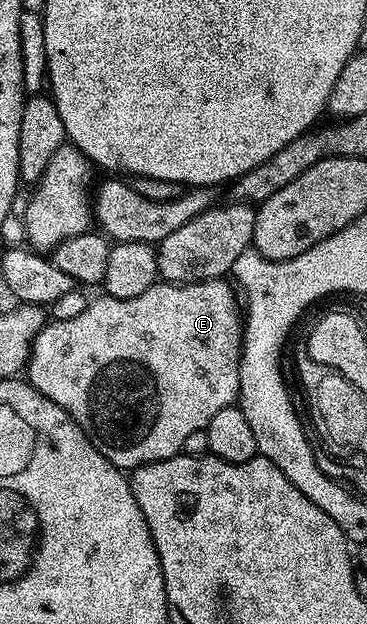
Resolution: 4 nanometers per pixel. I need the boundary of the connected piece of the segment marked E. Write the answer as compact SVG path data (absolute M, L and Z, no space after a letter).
M227 279L214 281L189 281L186 283L157 283L149 287L149 291L137 295L133 299L117 299L99 295L99 298L88 300L85 311L73 319L64 321L48 320L37 335L31 348L31 358L27 360L26 380L31 382L35 392L53 399L57 407L61 407L85 431L85 435L95 444L96 450L105 455L118 469L130 471L138 465L147 465L151 461L164 461L183 453L185 438L193 435L193 431L206 429L209 419L217 415L225 407L236 404L239 400L239 356L243 354L243 317L241 301Z

